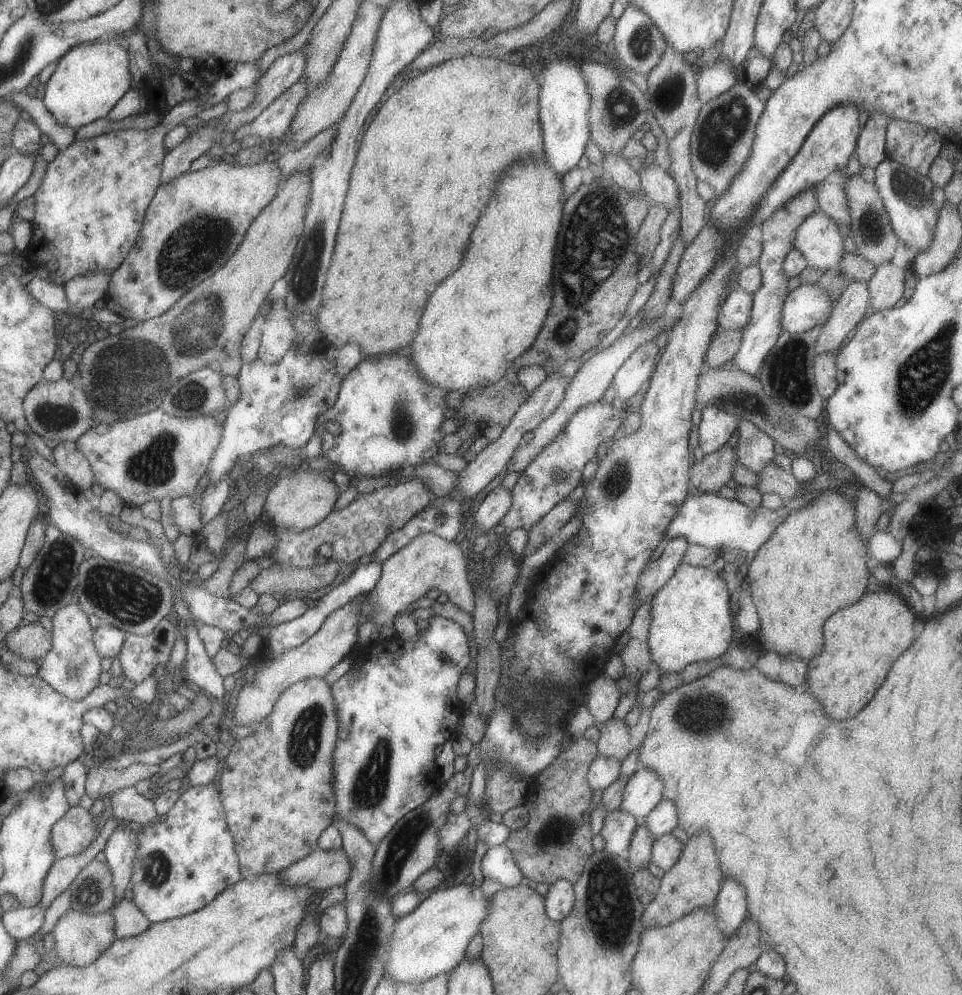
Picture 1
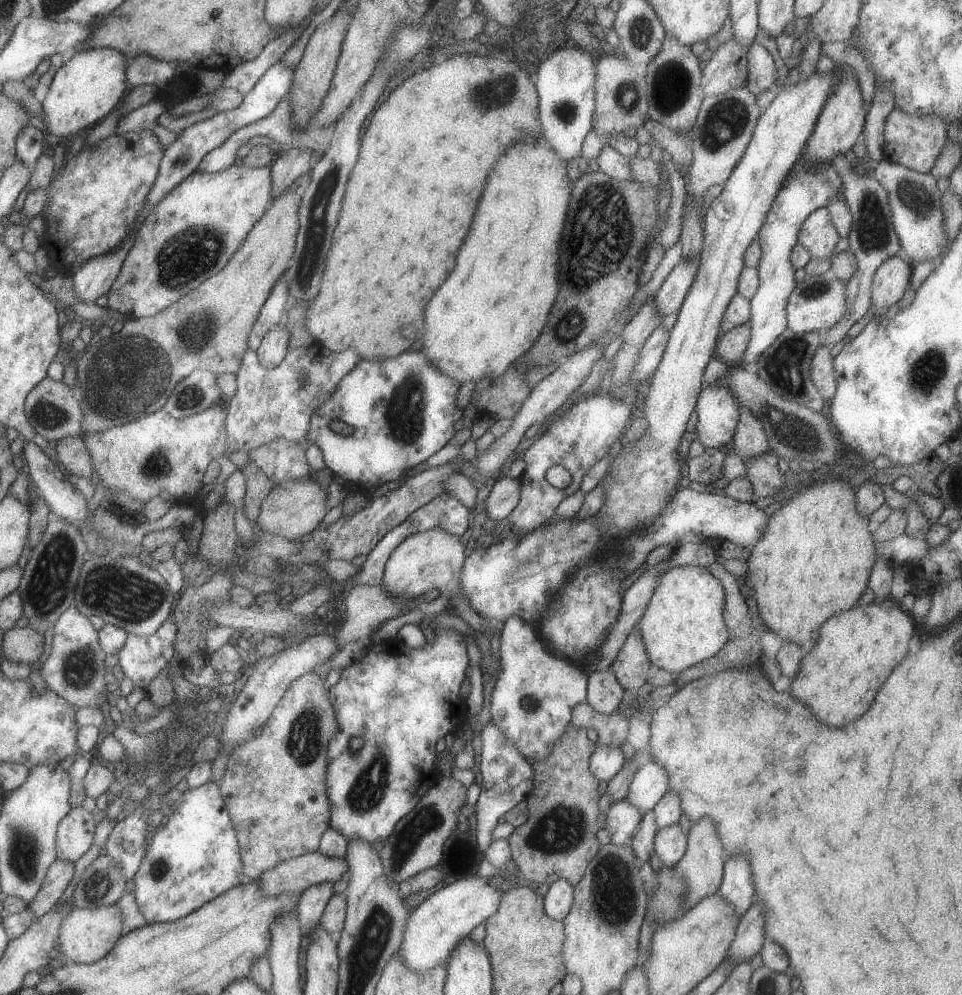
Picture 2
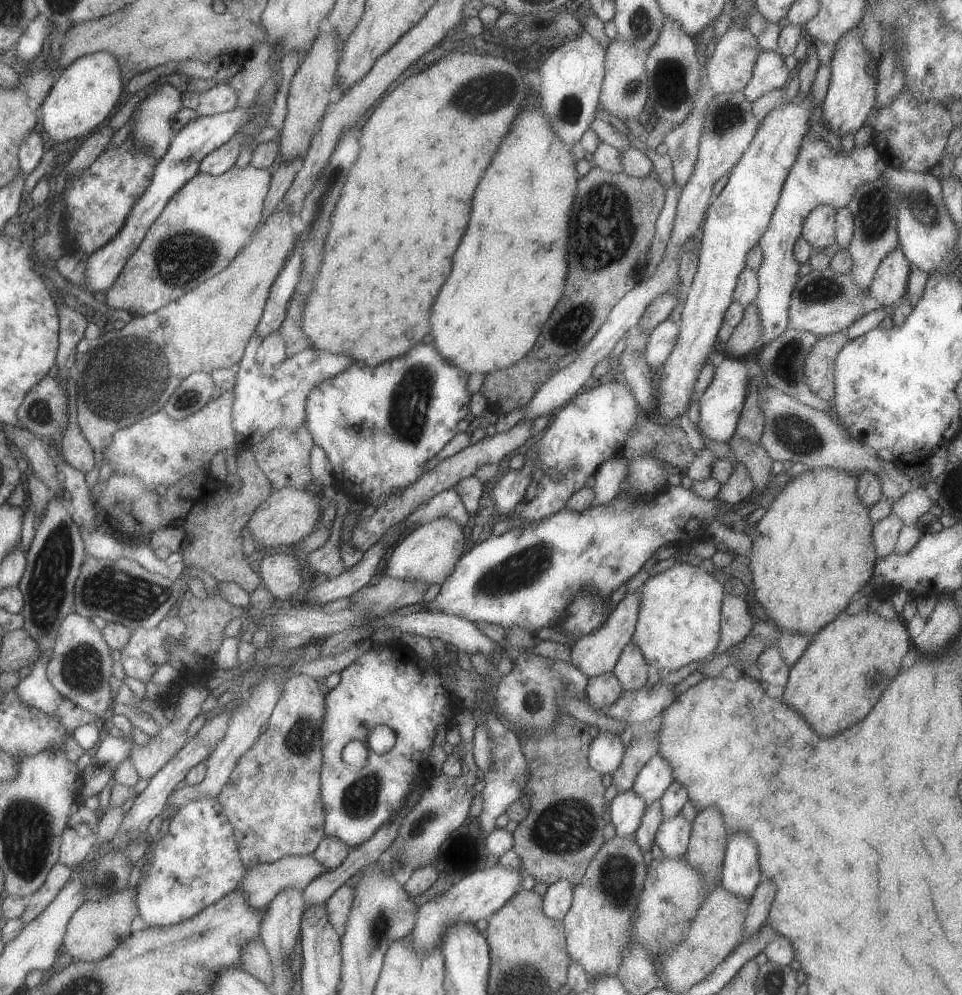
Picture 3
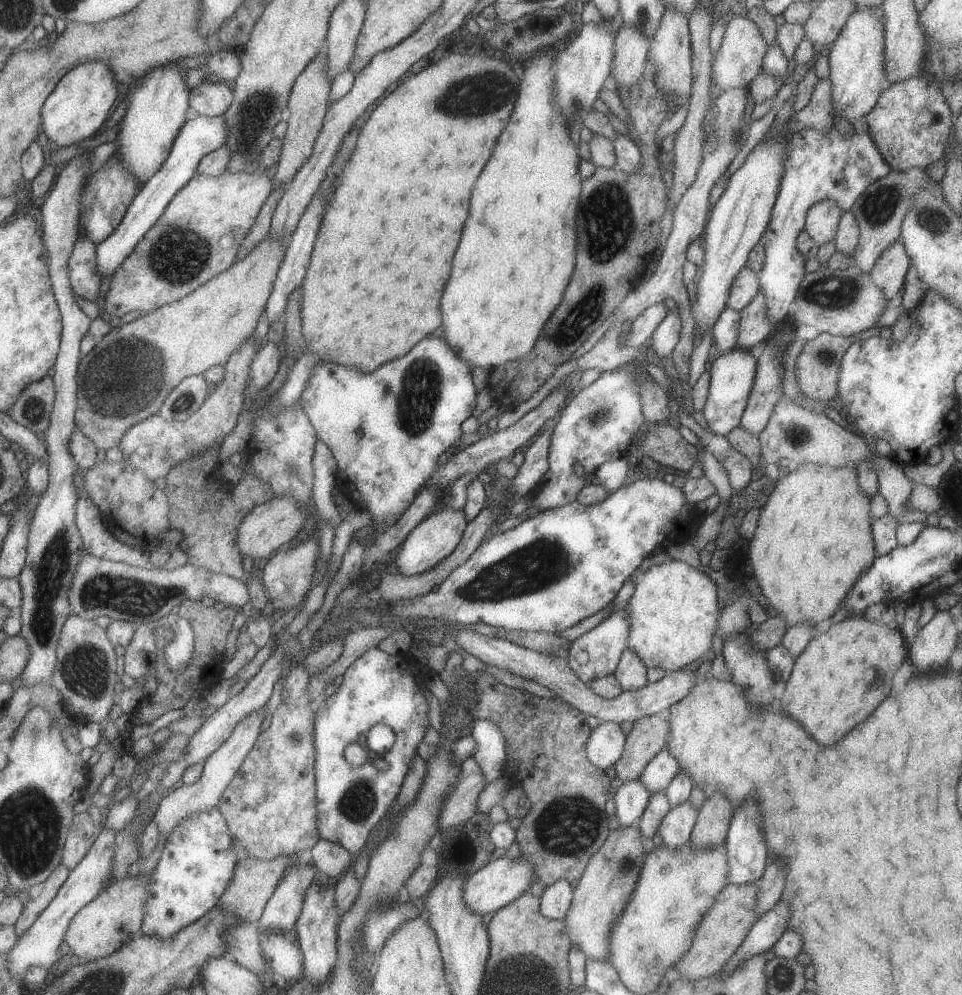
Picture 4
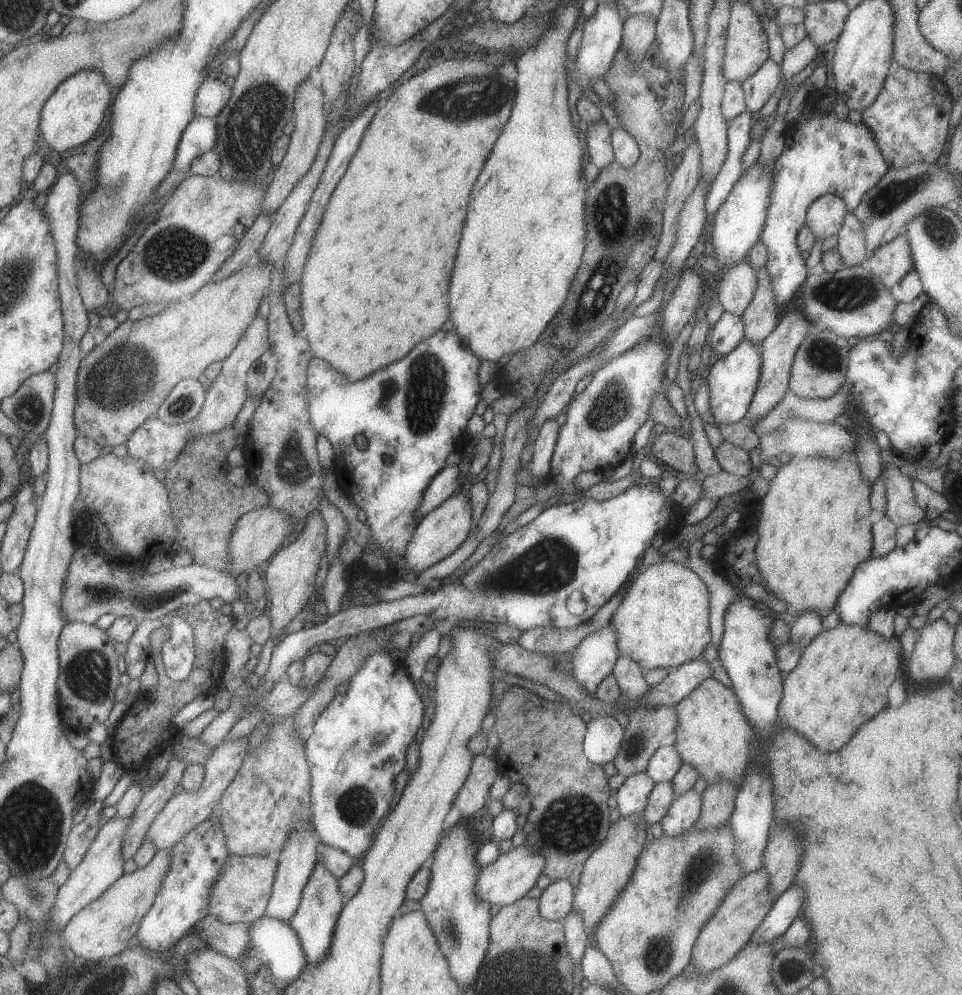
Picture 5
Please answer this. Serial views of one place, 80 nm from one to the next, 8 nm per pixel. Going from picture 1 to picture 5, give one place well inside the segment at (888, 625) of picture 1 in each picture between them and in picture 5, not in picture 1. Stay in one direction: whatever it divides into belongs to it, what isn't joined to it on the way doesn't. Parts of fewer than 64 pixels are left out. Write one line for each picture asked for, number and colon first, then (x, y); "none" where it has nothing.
2: (857, 649)
3: (845, 669)
4: (843, 674)
5: (842, 679)

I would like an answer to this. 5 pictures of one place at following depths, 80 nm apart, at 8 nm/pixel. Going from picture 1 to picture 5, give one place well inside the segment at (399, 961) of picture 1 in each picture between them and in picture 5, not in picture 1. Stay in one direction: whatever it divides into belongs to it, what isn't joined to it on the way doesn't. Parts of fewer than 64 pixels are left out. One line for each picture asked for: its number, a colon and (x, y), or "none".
2: (436, 927)
3: (479, 895)
4: (500, 882)
5: (514, 874)

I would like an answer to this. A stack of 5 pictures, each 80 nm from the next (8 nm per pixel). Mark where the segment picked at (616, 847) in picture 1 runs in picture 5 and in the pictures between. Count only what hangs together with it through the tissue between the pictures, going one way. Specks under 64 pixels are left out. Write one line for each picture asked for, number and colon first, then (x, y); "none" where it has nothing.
2: (623, 820)
3: (627, 808)
4: (632, 798)
5: (632, 797)

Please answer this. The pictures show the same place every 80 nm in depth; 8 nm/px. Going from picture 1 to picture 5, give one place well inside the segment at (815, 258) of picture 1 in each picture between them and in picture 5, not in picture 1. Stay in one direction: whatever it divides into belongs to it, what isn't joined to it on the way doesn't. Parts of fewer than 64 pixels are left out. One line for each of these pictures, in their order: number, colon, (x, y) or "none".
2: (818, 234)
3: (819, 228)
4: (822, 222)
5: (825, 216)

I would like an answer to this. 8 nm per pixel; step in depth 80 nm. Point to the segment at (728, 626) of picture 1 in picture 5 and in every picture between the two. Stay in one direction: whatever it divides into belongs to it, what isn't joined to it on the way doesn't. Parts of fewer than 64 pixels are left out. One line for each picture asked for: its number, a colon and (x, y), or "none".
2: (683, 624)
3: (679, 620)
4: (673, 614)
5: (663, 621)

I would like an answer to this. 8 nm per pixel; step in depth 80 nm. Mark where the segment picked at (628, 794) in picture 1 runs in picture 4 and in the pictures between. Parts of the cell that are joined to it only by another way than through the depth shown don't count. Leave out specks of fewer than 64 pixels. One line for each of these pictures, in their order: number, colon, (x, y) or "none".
2: (651, 782)
3: (652, 781)
4: (663, 768)

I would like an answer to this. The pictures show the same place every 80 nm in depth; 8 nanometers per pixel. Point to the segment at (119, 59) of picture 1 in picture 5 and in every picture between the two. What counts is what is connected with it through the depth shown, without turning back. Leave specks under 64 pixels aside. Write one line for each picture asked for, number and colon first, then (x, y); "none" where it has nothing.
2: (91, 82)
3: (83, 96)
4: (76, 109)
5: (71, 117)

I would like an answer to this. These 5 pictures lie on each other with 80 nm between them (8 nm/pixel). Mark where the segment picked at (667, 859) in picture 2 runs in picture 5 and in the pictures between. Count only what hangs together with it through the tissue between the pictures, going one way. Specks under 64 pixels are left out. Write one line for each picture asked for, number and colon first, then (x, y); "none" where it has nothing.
3: (674, 833)
4: (678, 824)
5: (686, 809)

